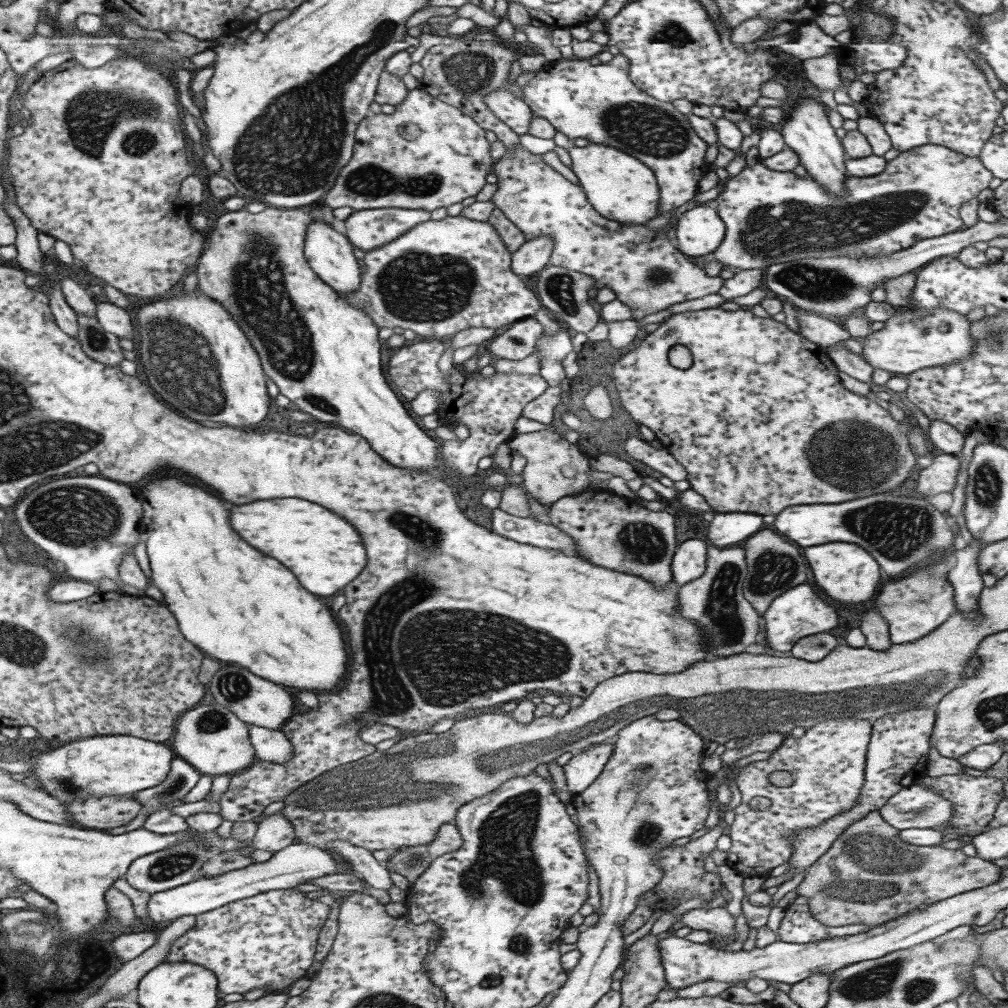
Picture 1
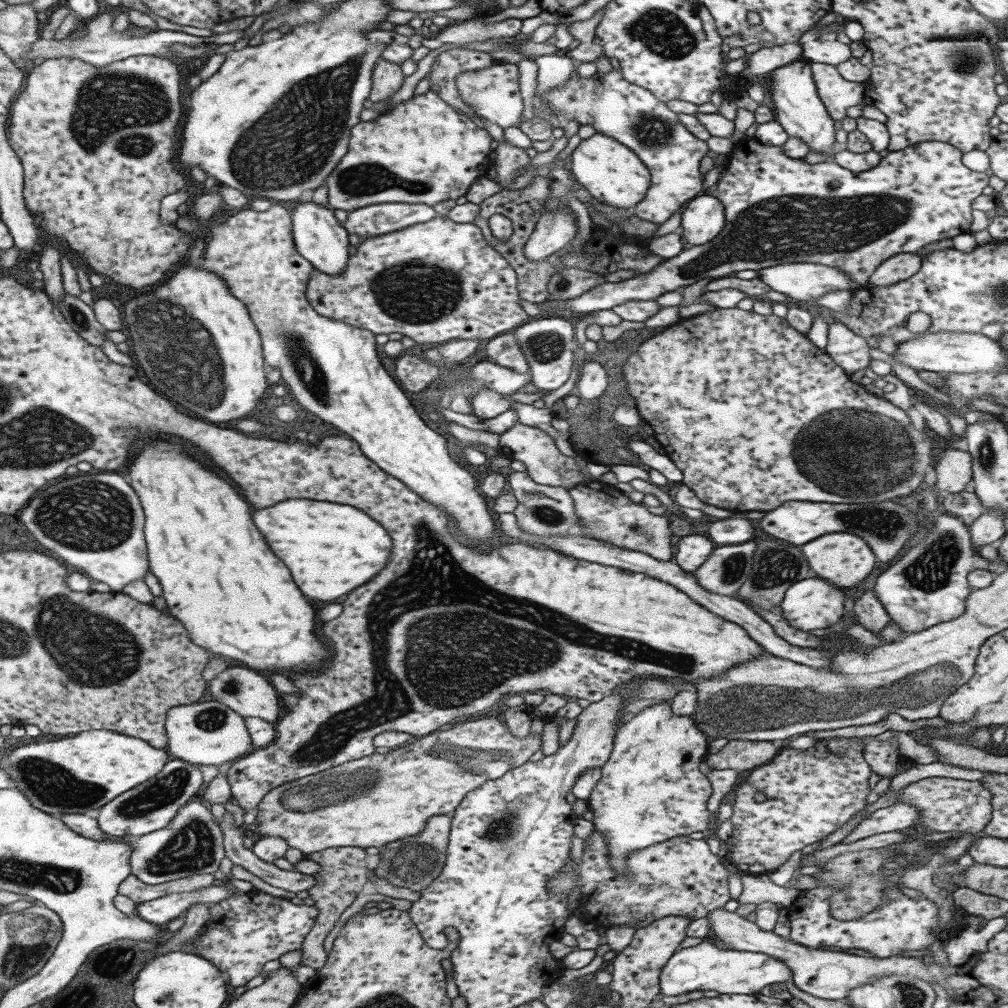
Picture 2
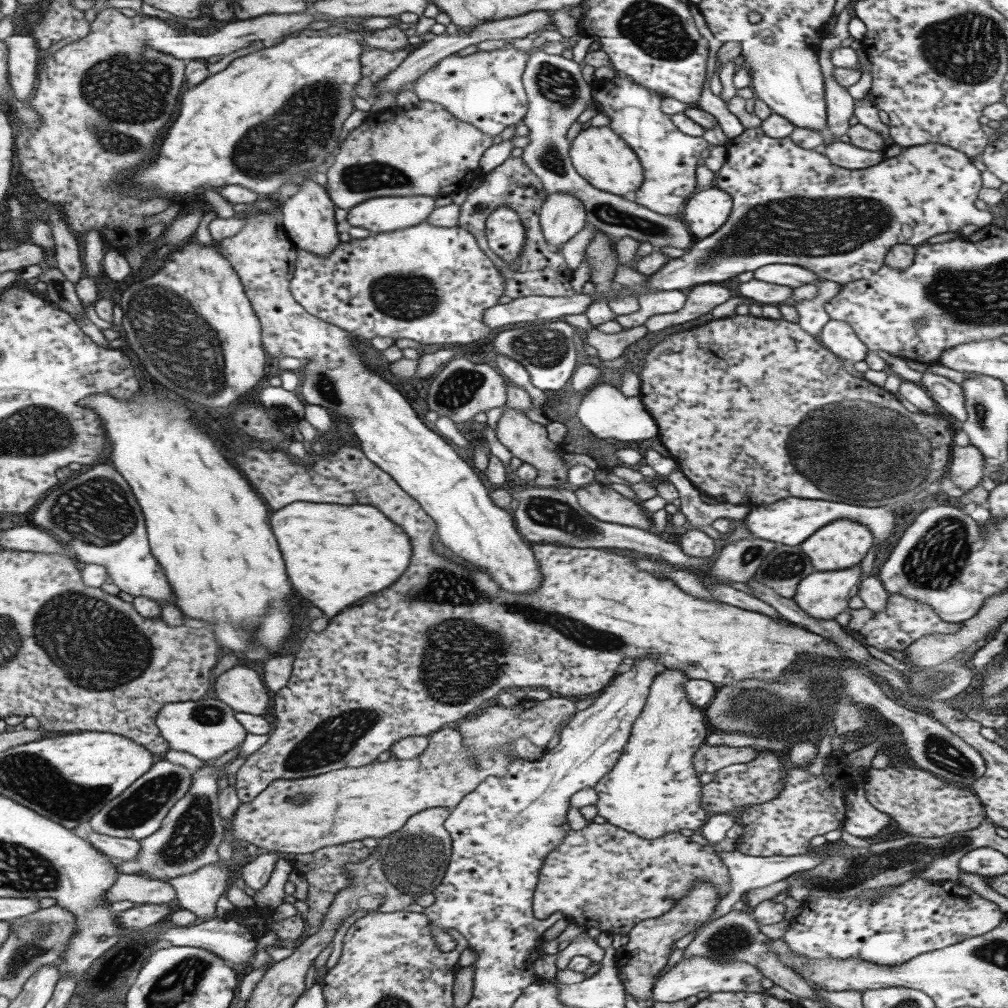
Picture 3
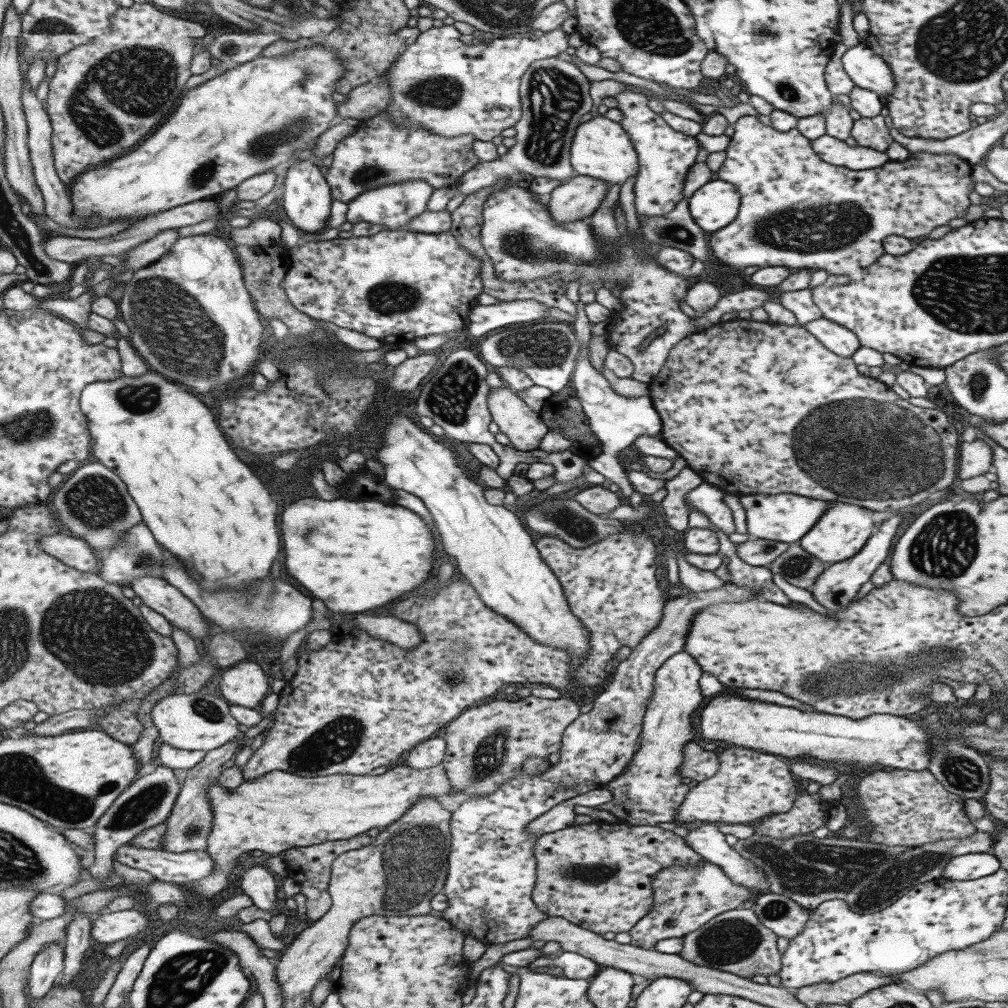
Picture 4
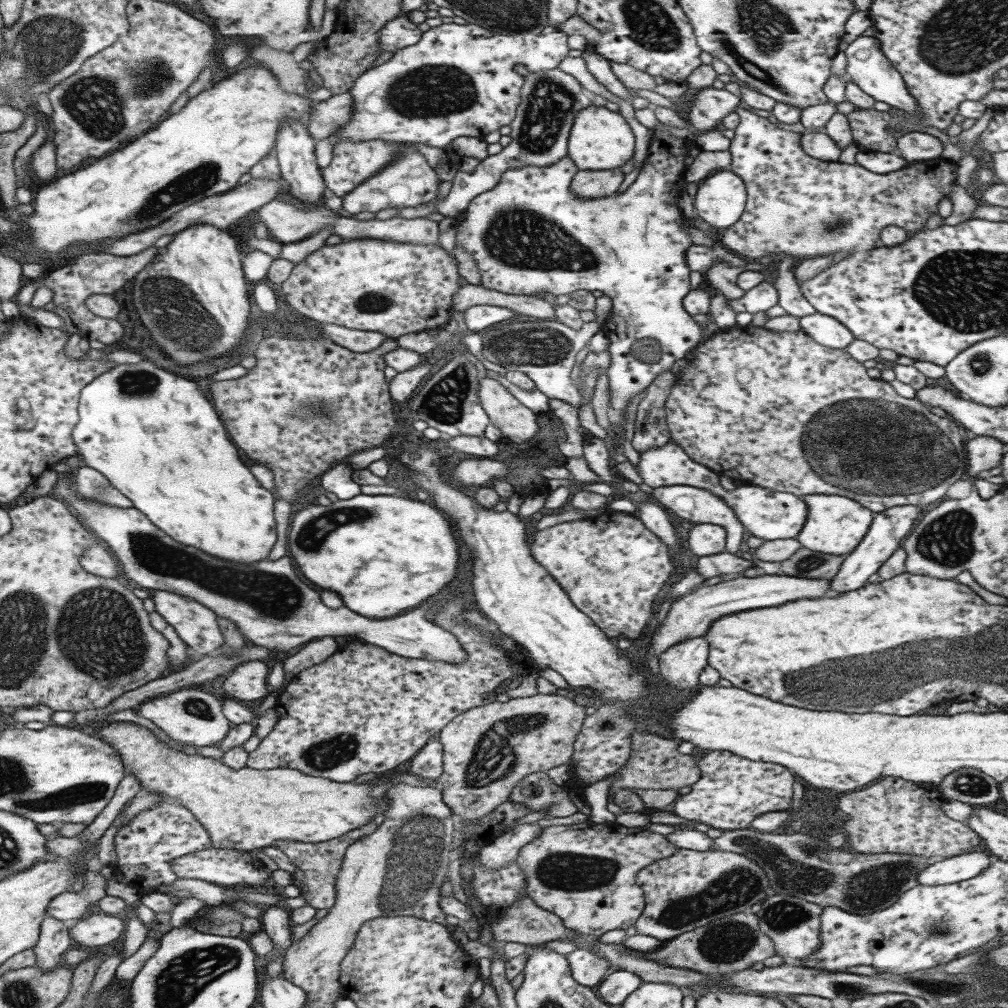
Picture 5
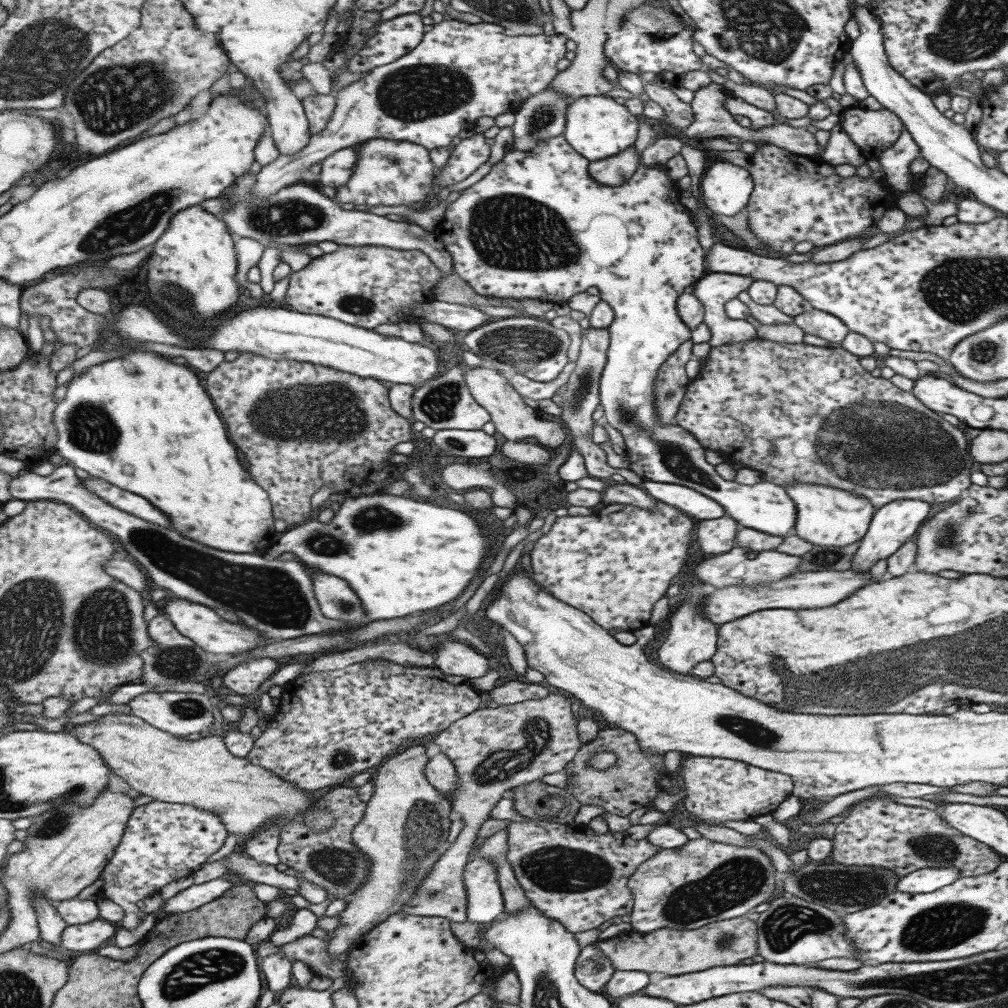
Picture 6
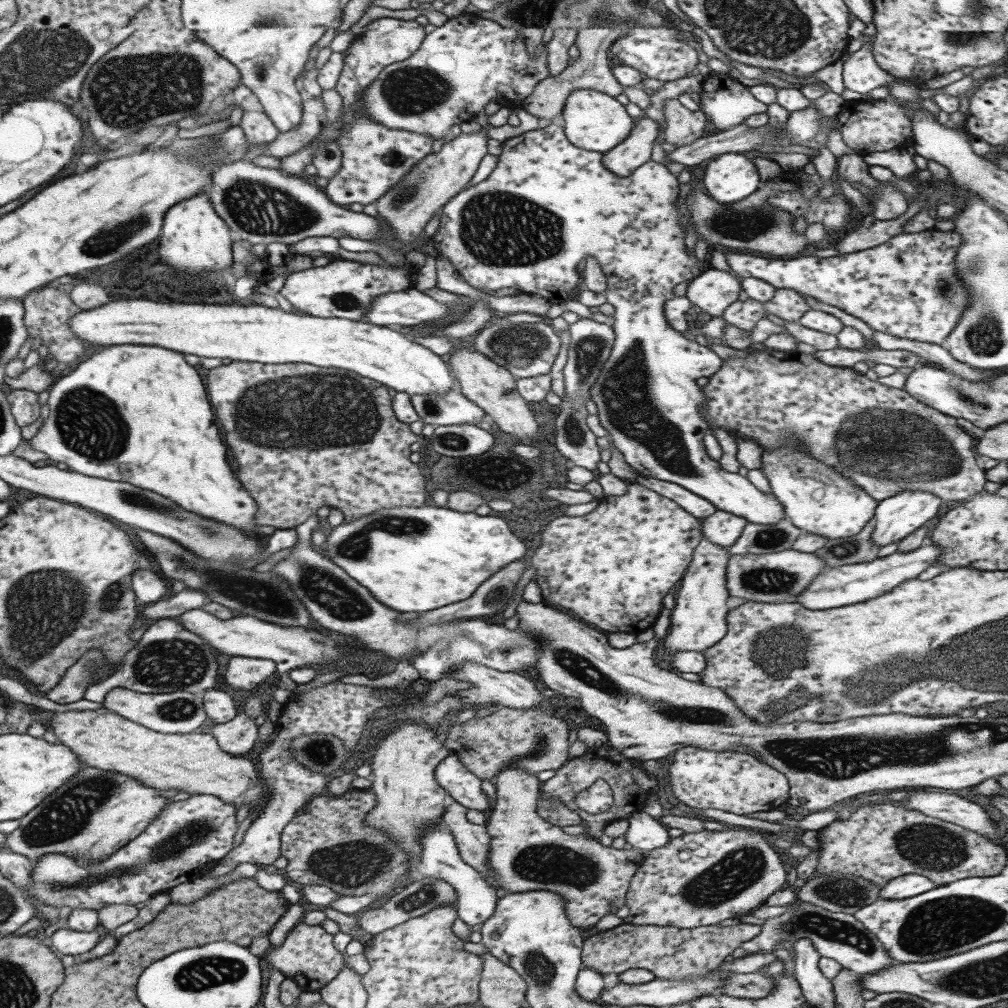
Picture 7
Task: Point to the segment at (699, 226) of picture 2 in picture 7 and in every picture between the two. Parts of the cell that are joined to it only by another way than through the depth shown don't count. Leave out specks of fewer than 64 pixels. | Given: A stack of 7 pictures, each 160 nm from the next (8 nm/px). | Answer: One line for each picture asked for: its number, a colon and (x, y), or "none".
3: (705, 211)
4: (712, 206)
5: (719, 200)
6: (725, 188)
7: (728, 177)

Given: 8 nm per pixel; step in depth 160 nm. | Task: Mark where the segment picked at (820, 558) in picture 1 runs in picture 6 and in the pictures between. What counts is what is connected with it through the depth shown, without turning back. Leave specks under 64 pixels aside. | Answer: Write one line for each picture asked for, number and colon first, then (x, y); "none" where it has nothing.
2: (842, 559)
3: (840, 544)
4: (841, 530)
5: (834, 525)
6: (824, 516)

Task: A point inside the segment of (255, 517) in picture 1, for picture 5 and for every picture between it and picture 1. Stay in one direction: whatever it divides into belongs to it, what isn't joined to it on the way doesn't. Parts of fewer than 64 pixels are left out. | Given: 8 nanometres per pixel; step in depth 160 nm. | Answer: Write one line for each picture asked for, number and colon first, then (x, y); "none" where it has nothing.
2: (330, 549)
3: (334, 555)
4: (356, 555)
5: (383, 554)

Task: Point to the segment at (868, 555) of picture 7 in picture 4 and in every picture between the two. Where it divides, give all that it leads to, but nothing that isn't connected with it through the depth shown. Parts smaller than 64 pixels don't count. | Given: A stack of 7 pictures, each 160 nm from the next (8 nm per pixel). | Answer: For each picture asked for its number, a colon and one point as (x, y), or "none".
4: (798, 568)
5: (804, 563)
6: (818, 558)

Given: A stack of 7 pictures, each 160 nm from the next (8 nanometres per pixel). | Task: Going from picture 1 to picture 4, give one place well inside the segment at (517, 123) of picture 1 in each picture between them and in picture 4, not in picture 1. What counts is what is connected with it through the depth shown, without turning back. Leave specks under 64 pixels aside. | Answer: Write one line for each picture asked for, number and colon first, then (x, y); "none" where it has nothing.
2: (492, 93)
3: (484, 89)
4: (449, 85)

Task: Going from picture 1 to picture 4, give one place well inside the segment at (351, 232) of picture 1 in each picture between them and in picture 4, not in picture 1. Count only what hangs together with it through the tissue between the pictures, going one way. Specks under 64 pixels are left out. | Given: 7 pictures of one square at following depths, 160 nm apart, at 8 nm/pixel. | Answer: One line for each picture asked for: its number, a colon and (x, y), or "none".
2: (372, 220)
3: (387, 213)
4: (392, 205)

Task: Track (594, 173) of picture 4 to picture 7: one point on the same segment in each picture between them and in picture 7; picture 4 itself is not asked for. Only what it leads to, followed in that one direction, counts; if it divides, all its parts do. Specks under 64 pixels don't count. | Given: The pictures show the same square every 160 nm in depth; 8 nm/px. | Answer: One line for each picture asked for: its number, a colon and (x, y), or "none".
5: (598, 139)
6: (596, 127)
7: (594, 121)

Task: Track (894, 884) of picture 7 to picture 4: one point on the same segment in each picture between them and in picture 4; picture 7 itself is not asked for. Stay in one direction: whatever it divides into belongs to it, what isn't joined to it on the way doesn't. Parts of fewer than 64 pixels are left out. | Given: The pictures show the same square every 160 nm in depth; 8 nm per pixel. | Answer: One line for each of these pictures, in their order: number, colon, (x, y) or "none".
4: (971, 866)
5: (954, 869)
6: (920, 881)

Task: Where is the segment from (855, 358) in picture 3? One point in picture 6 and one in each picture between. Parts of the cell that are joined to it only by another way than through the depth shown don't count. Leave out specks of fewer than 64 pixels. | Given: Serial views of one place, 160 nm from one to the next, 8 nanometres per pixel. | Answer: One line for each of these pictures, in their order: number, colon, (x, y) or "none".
4: (834, 337)
5: (826, 331)
6: (813, 321)

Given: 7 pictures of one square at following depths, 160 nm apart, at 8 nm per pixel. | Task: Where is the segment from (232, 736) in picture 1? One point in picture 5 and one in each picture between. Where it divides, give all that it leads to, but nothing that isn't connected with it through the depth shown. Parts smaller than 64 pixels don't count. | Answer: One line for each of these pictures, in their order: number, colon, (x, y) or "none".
2: (205, 733)
3: (206, 728)
4: (190, 721)
5: (189, 716)

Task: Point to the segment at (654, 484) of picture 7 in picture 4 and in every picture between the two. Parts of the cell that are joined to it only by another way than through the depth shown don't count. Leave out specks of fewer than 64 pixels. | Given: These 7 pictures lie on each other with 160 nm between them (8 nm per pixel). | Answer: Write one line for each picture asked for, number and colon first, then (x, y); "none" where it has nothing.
4: (706, 498)
5: (696, 506)
6: (698, 507)

